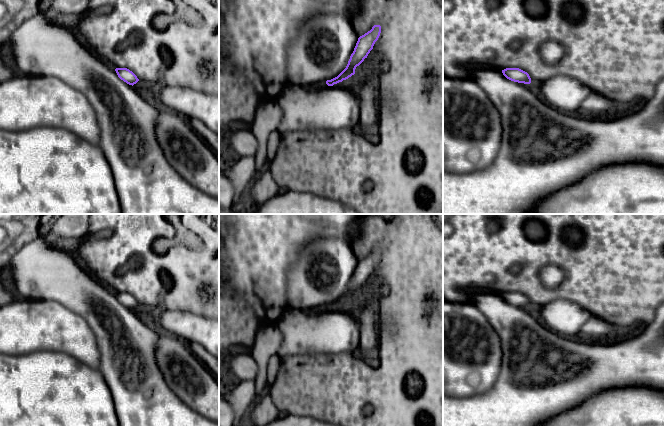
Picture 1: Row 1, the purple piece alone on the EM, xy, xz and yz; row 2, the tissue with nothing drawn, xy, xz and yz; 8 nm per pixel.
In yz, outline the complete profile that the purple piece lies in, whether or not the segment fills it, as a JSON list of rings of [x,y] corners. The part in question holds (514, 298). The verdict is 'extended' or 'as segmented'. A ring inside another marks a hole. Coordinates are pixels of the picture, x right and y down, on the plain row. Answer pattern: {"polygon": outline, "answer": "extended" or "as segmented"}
{"polygon": [[[506,292],[502,294],[503,299],[514,306],[530,308],[531,302],[529,298],[519,292]]], "answer": "as segmented"}

